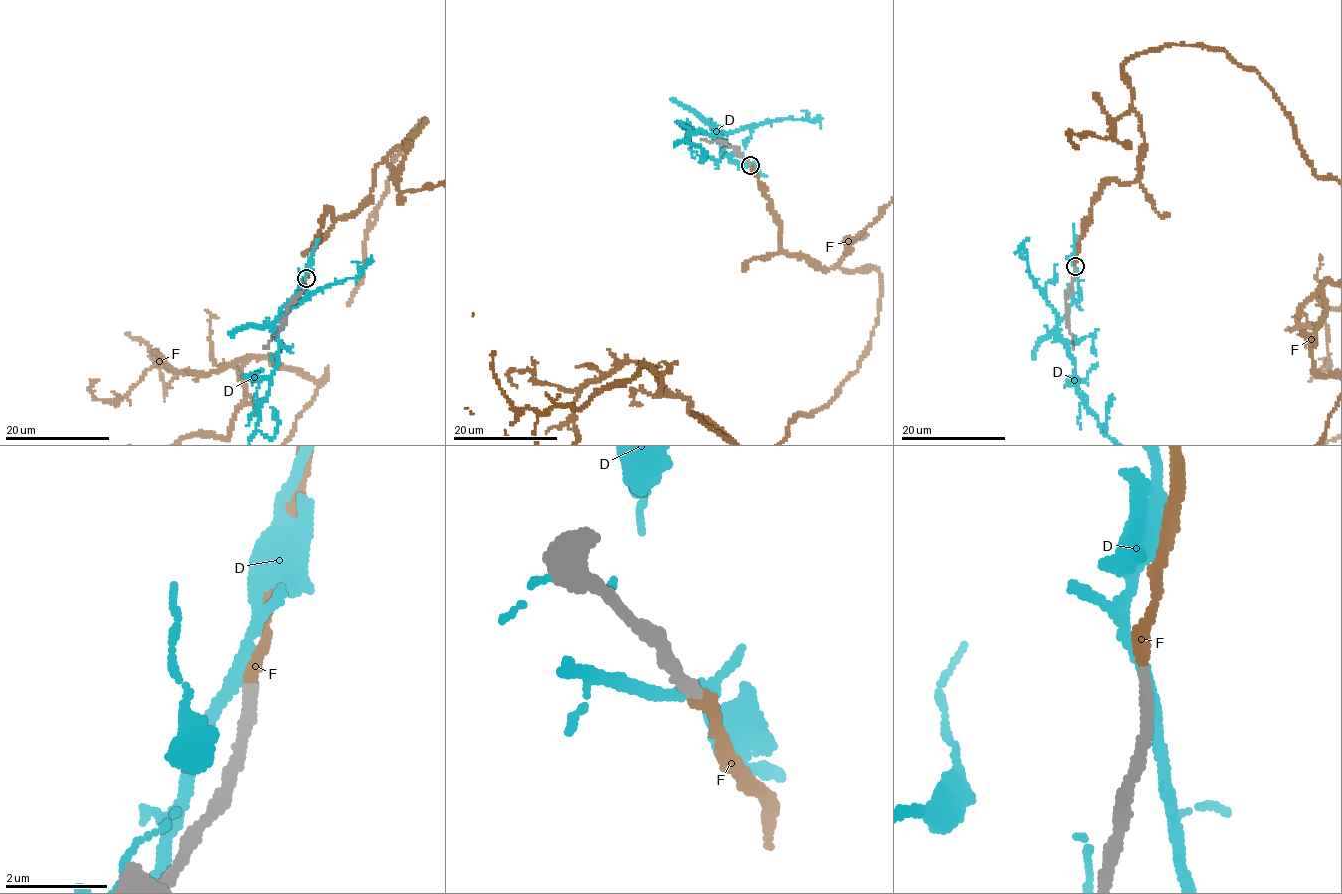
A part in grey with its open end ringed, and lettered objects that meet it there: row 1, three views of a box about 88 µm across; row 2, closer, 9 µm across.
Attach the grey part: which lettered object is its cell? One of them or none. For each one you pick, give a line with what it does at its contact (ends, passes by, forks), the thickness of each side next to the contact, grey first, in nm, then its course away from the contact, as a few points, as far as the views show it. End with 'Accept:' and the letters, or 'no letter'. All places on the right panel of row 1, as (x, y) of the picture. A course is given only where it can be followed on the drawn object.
F: it ends; calibres 240 and 240 nm
Accept: F

